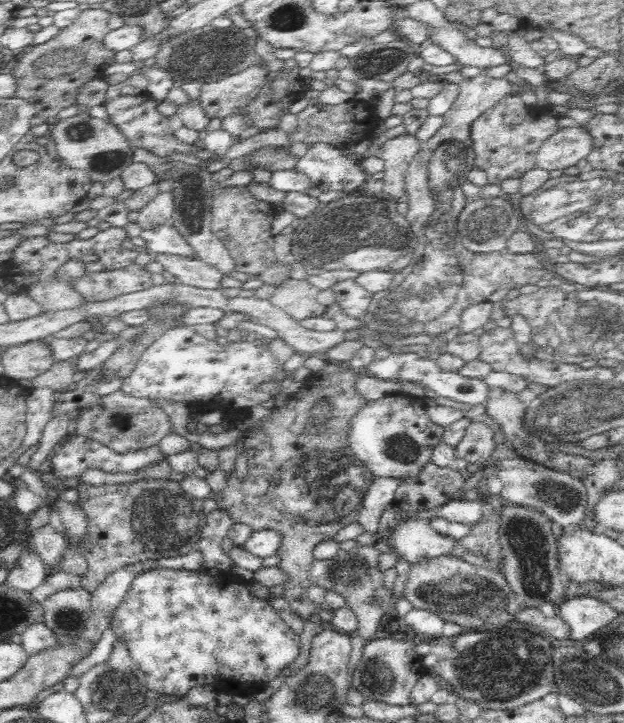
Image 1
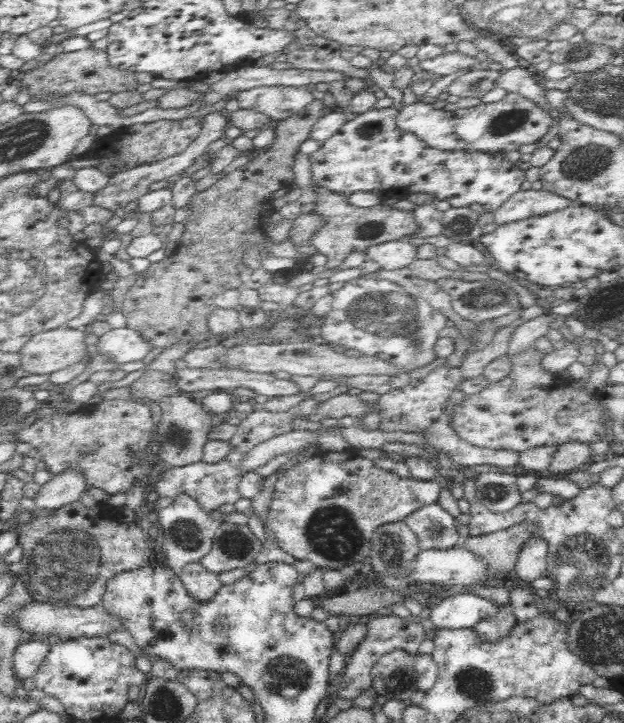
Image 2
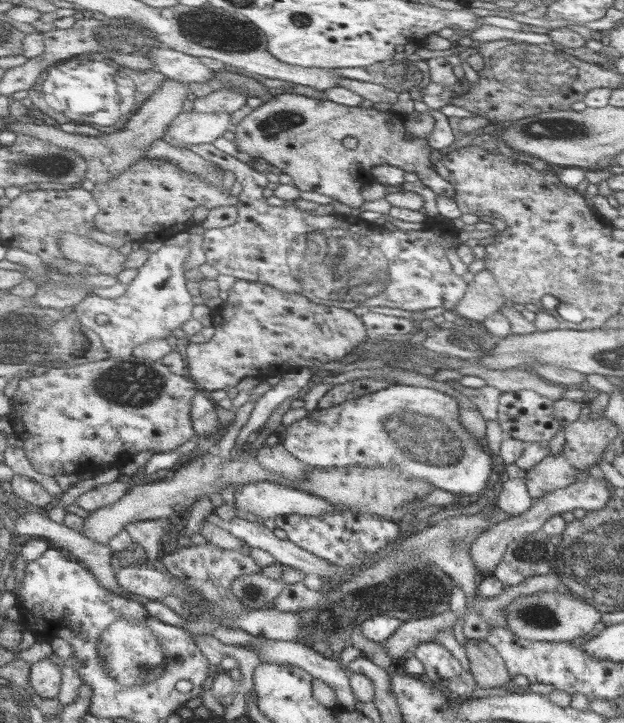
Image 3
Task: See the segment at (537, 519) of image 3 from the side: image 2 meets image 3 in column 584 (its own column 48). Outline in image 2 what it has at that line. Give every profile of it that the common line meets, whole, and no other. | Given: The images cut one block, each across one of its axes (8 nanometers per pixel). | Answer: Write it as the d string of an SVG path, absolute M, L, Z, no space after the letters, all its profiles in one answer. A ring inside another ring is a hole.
M66 470L51 476L33 497L33 501L42 510L58 510L61 506L78 501L86 489L85 477L80 470Z

